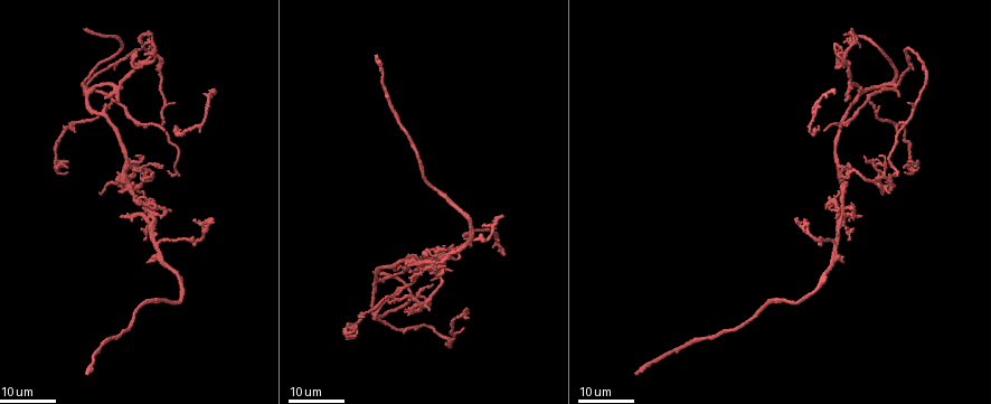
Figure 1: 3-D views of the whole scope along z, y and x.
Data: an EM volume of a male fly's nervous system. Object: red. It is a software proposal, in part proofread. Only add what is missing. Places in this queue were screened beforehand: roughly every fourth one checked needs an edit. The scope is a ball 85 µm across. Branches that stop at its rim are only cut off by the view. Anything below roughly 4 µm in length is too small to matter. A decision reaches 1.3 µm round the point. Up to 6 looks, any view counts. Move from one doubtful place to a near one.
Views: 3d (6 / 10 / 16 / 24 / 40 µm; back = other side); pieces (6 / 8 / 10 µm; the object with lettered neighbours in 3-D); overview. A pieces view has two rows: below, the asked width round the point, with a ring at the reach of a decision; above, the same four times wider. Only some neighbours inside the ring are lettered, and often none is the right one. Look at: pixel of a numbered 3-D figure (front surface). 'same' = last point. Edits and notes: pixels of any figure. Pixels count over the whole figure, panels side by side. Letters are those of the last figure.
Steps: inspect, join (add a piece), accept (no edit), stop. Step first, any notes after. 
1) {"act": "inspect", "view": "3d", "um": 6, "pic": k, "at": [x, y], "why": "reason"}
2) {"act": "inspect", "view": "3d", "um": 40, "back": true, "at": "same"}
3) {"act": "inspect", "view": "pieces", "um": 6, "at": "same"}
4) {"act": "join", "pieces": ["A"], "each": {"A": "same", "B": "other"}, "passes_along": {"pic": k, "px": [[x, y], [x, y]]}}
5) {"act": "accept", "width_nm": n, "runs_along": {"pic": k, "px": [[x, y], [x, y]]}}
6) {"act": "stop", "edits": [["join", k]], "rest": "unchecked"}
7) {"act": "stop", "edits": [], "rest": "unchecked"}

{"act": "inspect", "view": "3d", "um": 16, "pic": 1, "at": [481, 227], "why": "branch stops here"}

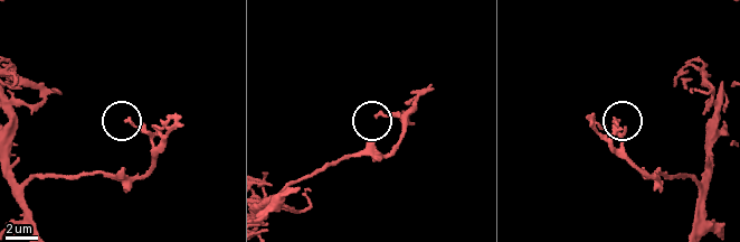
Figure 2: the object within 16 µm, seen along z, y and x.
{"act": "inspect", "view": "3d", "um": 6, "pic": 2, "at": [125, 119]}

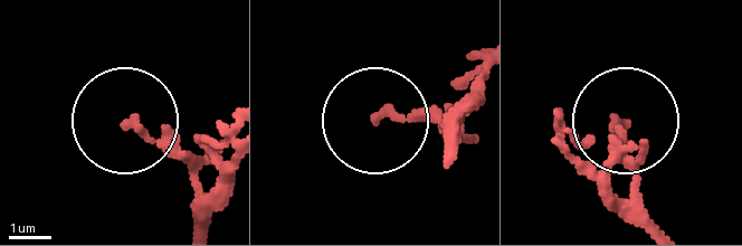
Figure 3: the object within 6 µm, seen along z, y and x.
{"act": "inspect", "view": "pieces", "um": 8, "pic": 3, "at": [129, 124], "why": "see the neighbours"}

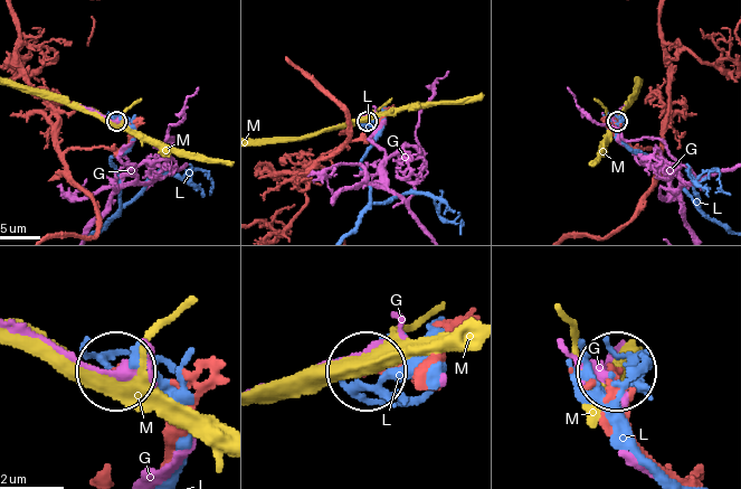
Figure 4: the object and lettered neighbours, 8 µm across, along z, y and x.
{"act": "accept", "width_nm": 200, "each": {"G": "other", "L": "other", "M": "other"}, "runs_along": {"pic": 4, "px": [[414, 384], [398, 372], [369, 372]]}, "found": "none of them fits"}

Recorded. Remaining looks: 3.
{"act": "inspect", "view": "3d", "um": 16, "pic": 1, "at": [388, 301], "why": "branch stops here"}

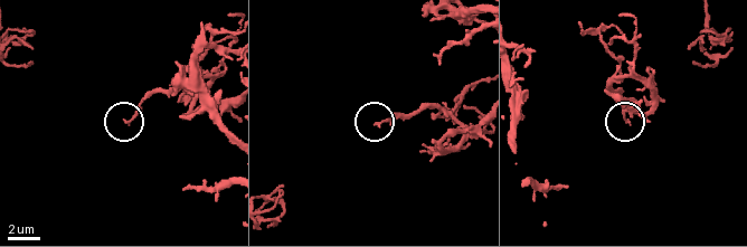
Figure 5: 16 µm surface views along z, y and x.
{"act": "inspect", "view": "pieces", "um": 6, "pic": 5, "at": [126, 121]}

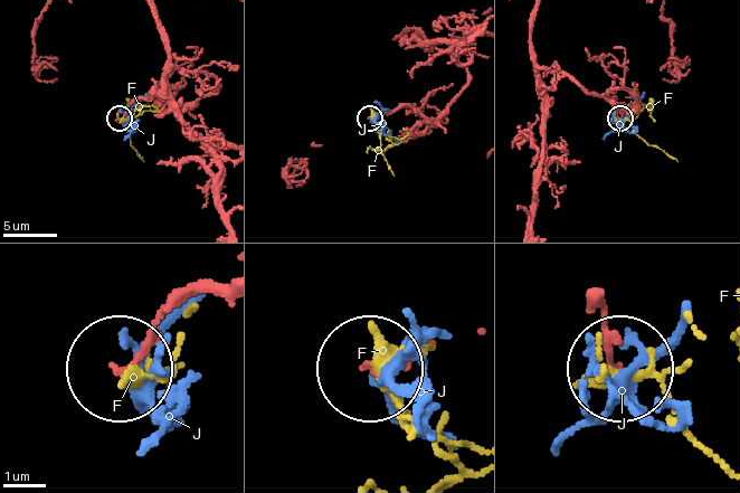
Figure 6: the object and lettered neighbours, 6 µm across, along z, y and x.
{"act": "accept", "each": {"F": "other", "J": "other"}, "runs_along": {"pic": 6, "px": [[463, 68], [417, 134], [409, 108], [370, 119]]}, "found": "none of them fits"}

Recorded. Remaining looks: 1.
{"act": "stop", "edits": [], "rest": "unchecked"}

